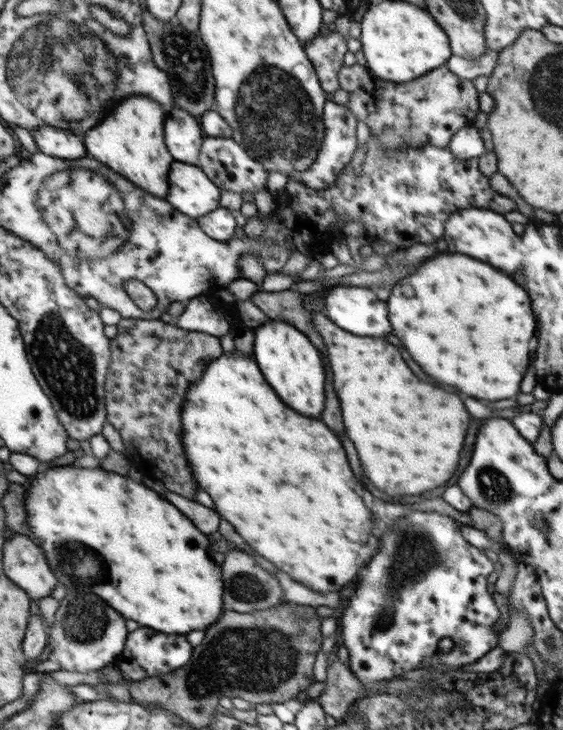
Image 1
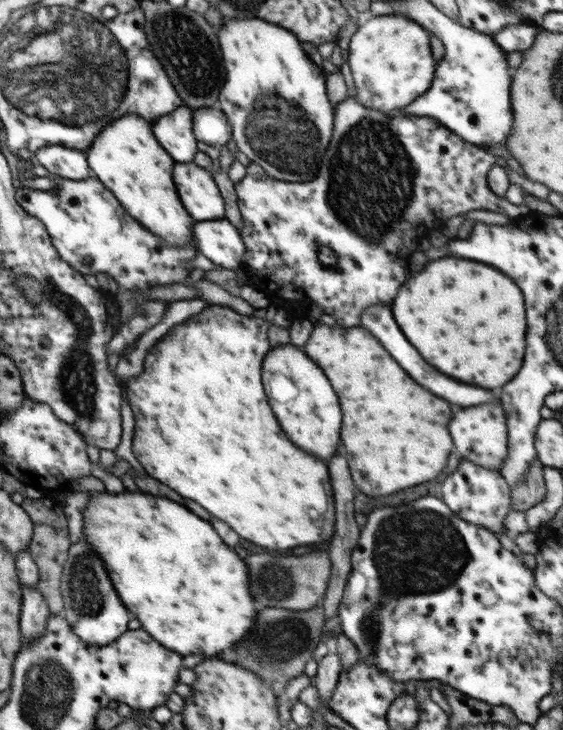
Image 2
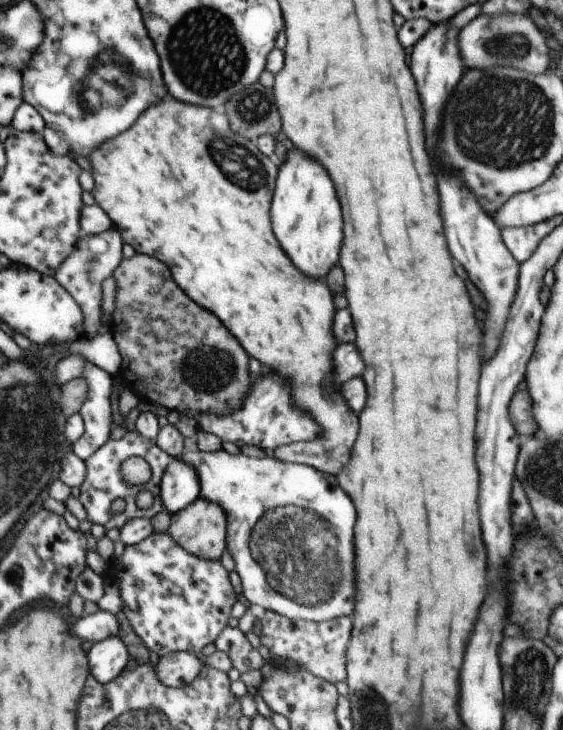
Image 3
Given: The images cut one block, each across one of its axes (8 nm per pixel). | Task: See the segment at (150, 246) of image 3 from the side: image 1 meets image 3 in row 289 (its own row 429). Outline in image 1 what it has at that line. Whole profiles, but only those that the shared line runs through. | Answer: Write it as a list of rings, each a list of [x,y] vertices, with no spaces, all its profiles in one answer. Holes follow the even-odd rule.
[[[235,350],[230,355],[222,353],[218,359],[212,359],[206,366],[206,369],[204,369],[204,373],[200,375],[200,379],[196,379],[186,389],[181,409],[182,444],[184,444],[184,452],[186,452],[185,458],[188,460],[190,470],[192,470],[192,476],[198,482],[198,487],[202,488],[206,494],[209,494],[214,501],[215,511],[224,520],[228,520],[236,528],[236,532],[244,538],[244,542],[248,542],[260,556],[264,556],[266,560],[275,564],[277,568],[290,575],[292,579],[304,583],[304,585],[316,592],[340,591],[350,580],[356,578],[356,574],[358,574],[358,570],[362,566],[366,566],[366,562],[370,560],[374,550],[380,546],[380,534],[384,534],[384,530],[392,524],[392,520],[396,516],[404,516],[412,508],[424,510],[422,502],[418,502],[416,506],[388,504],[388,502],[382,502],[382,500],[374,498],[370,492],[366,492],[360,486],[360,482],[354,478],[354,474],[352,474],[352,470],[348,466],[346,452],[344,452],[342,444],[338,442],[338,438],[326,428],[324,422],[310,420],[310,418],[304,418],[300,414],[294,414],[294,410],[288,410],[288,406],[284,406],[284,402],[280,402],[280,398],[276,396],[275,390],[266,382],[252,354],[245,356]]]

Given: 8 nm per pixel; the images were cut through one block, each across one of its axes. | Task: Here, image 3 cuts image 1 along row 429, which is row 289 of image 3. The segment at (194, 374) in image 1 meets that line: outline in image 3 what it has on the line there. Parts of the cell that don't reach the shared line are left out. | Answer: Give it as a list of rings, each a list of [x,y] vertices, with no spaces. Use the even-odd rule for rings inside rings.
[[[136,253],[131,258],[122,260],[118,268],[112,273],[116,280],[116,309],[111,318],[110,333],[114,337],[118,350],[122,357],[122,366],[120,366],[119,376],[124,380],[126,387],[134,392],[140,400],[153,404],[160,404],[169,411],[177,410],[180,414],[189,417],[195,417],[196,414],[214,414],[214,416],[230,416],[232,412],[242,408],[244,398],[250,392],[250,371],[248,368],[248,354],[246,350],[238,344],[238,340],[224,328],[224,323],[204,307],[198,306],[176,283],[172,278],[172,273],[166,264],[160,260],[148,255]]]

